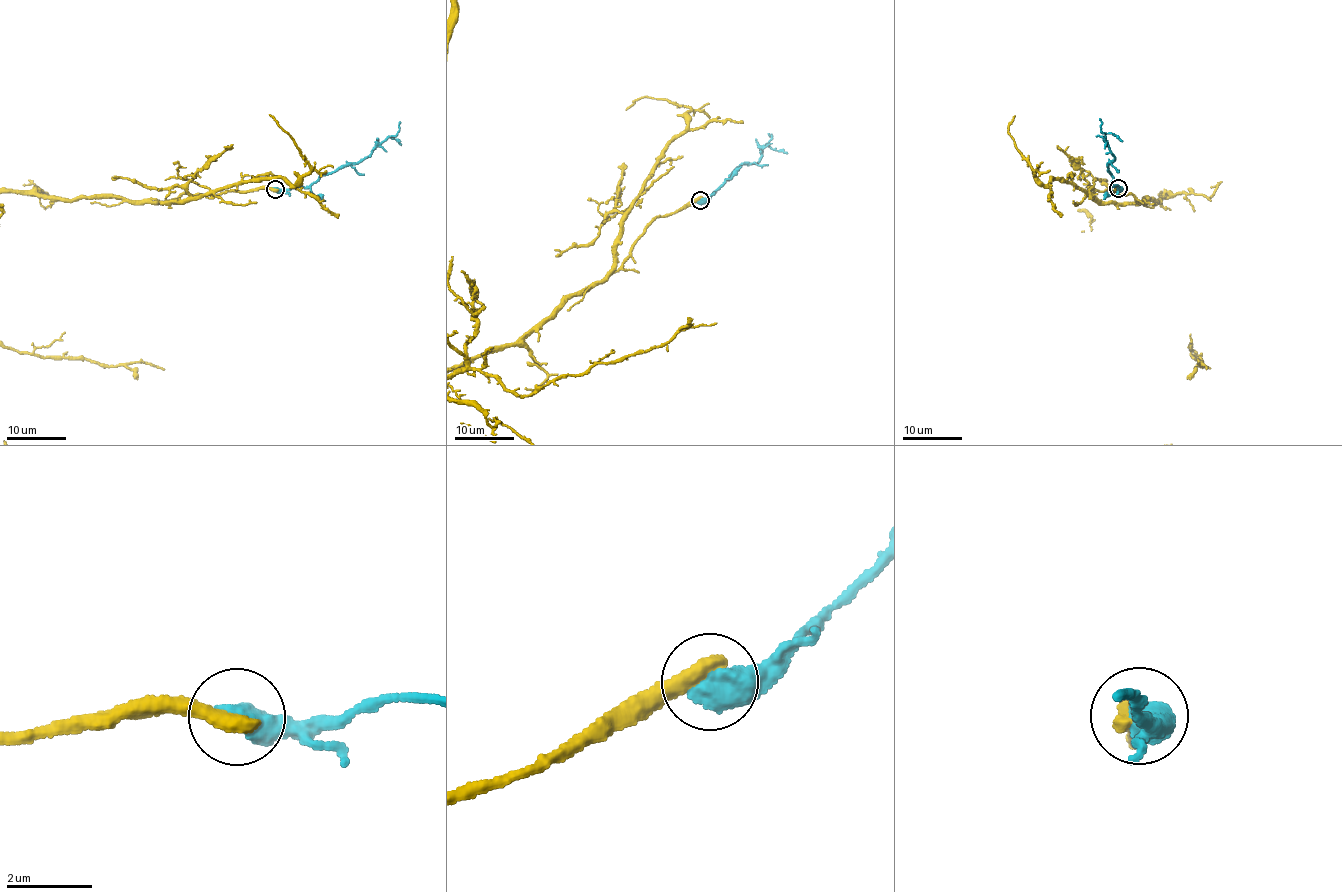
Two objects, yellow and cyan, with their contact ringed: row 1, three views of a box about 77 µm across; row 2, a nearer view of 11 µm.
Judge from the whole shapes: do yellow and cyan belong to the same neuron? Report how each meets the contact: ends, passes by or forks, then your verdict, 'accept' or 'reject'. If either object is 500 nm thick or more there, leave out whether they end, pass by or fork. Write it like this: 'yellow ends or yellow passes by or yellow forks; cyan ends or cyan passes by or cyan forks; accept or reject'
reject

